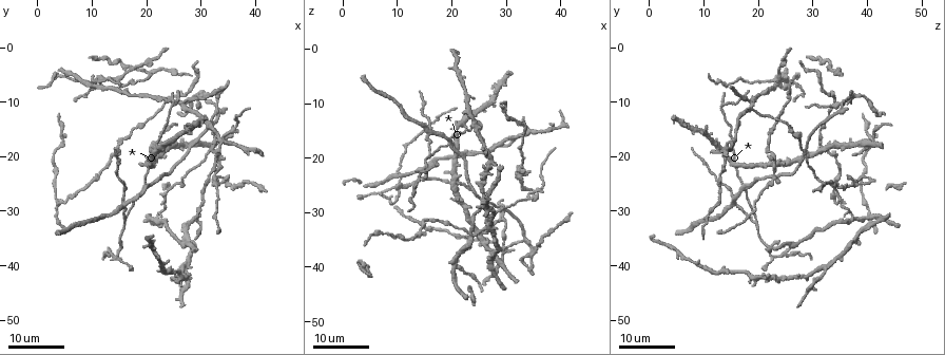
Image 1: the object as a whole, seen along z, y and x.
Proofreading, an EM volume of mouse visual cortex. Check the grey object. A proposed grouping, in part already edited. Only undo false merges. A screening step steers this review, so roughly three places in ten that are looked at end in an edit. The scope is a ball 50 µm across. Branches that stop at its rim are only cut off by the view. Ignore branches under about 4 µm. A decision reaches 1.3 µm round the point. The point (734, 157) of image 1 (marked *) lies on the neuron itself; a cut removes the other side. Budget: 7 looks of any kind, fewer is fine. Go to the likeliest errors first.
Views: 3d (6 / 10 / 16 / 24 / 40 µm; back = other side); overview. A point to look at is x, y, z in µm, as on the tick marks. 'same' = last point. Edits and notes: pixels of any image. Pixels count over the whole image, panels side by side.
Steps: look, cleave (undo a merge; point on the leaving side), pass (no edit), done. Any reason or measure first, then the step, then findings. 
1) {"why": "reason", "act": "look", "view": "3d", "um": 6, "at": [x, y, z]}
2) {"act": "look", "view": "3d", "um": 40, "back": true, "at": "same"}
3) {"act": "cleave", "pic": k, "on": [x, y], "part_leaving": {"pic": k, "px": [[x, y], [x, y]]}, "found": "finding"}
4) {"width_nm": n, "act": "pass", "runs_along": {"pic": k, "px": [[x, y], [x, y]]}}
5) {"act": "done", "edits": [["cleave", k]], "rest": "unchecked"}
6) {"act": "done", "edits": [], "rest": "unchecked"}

{"why": "four or more arms meet", "act": "look", "view": "3d", "um": 16, "at": [10.5, 7.0, 25.5]}

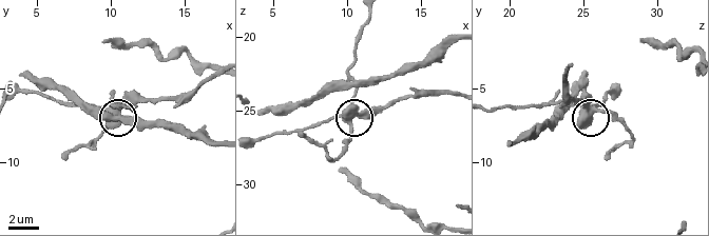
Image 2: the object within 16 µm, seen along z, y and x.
{"act": "look", "view": "3d", "um": 10, "at": [10.6, 6.6, 25.2]}

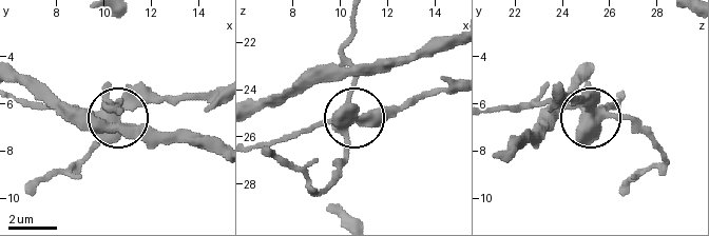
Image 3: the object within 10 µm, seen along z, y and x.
{"width_nm": 510, "act": "pass", "found": "continuous, no second neuron"}

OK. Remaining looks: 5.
{"why": "thin arm on a thick one", "act": "look", "view": "3d", "um": 24, "at": [19.5, 26.0, 17.5]}

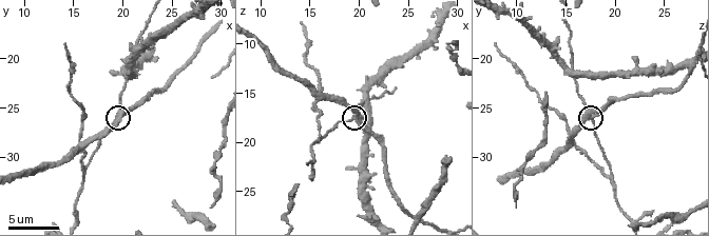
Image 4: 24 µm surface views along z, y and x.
{"act": "look", "view": "3d", "um": 10, "at": [19.8, 25.8, 17.8]}

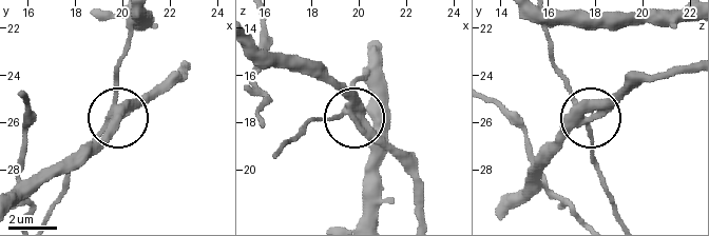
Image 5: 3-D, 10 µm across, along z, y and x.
{"act": "look", "view": "3d", "um": 10, "back": true, "at": [19.7, 25.9, 17.8]}

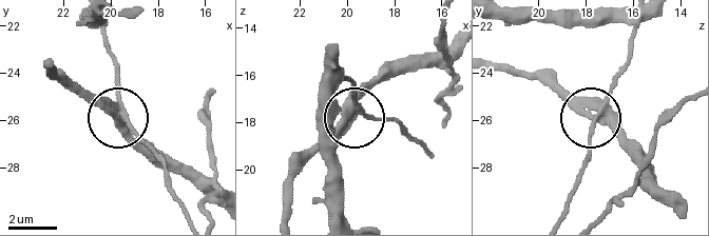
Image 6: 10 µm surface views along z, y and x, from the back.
{"side_arm_um": 25, "act": "pass", "runs_along": {"pic": 6, "px": [[332, 66], [350, 84], [352, 114], [397, 120]]}, "found": "continuous, no second neuron"}

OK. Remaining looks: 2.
{"why": "branch point", "act": "look", "view": "3d", "um": 24, "at": [29.5, 10.5, 33.5]}

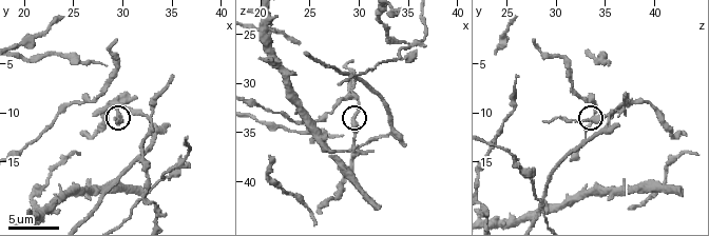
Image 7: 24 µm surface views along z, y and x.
{"why": "closer look", "act": "look", "view": "3d", "um": 10, "at": [29.6, 10.4, 33.8]}

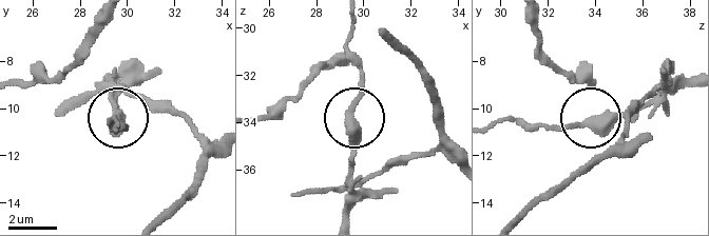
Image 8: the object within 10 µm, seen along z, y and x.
{"act": "pass", "runs_along": {"pic": 8, "px": [[523, 216], [590, 169], [649, 96], [620, 114], [532, 125]]}, "found": "continuous, no second neuron"}

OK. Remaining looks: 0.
{"act": "done", "edits": [], "rest": "unchecked"}

